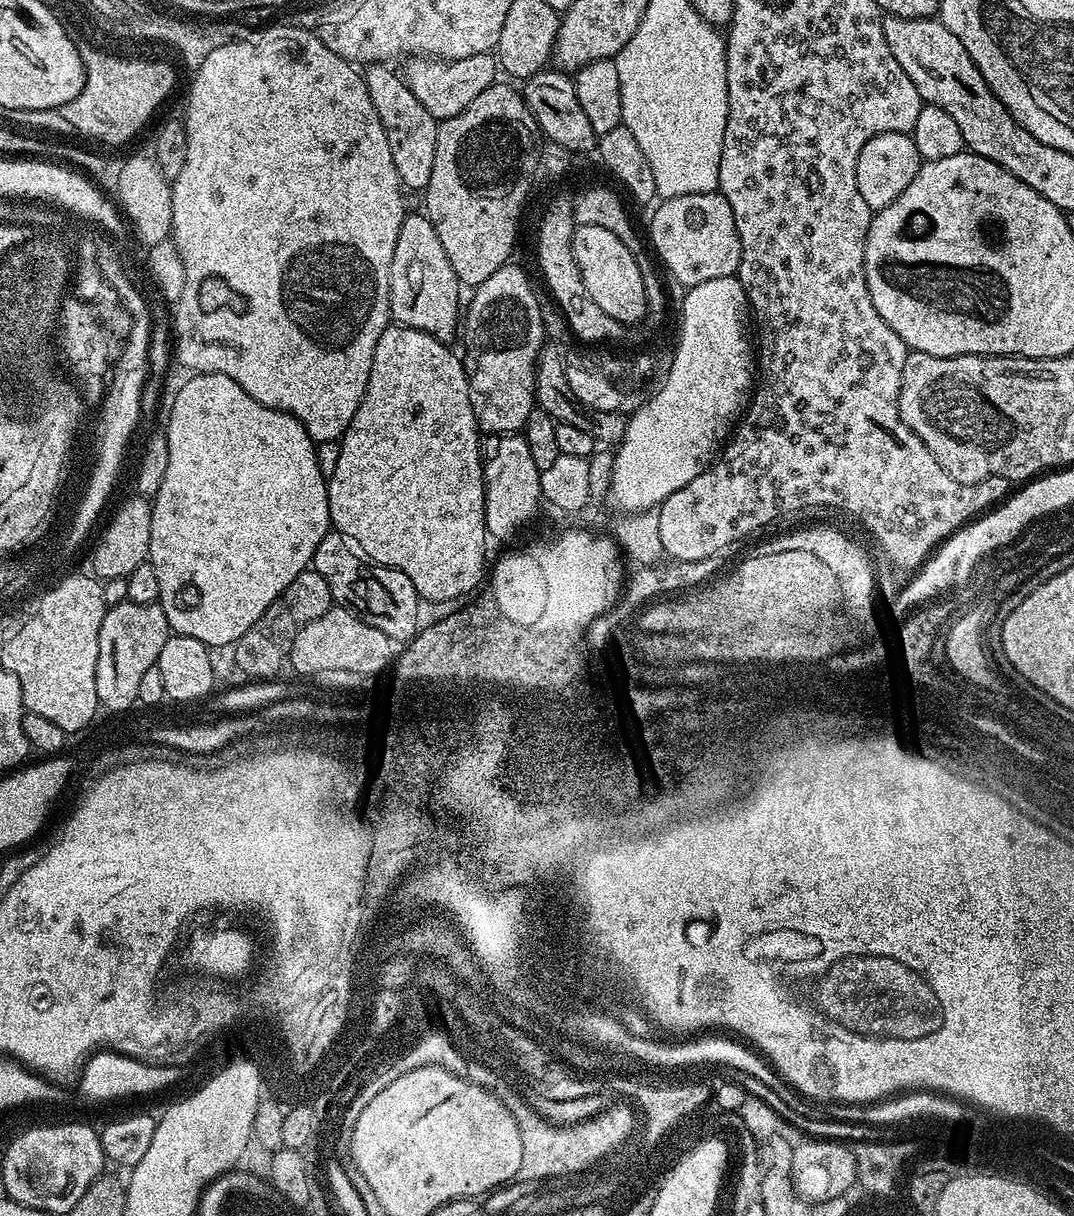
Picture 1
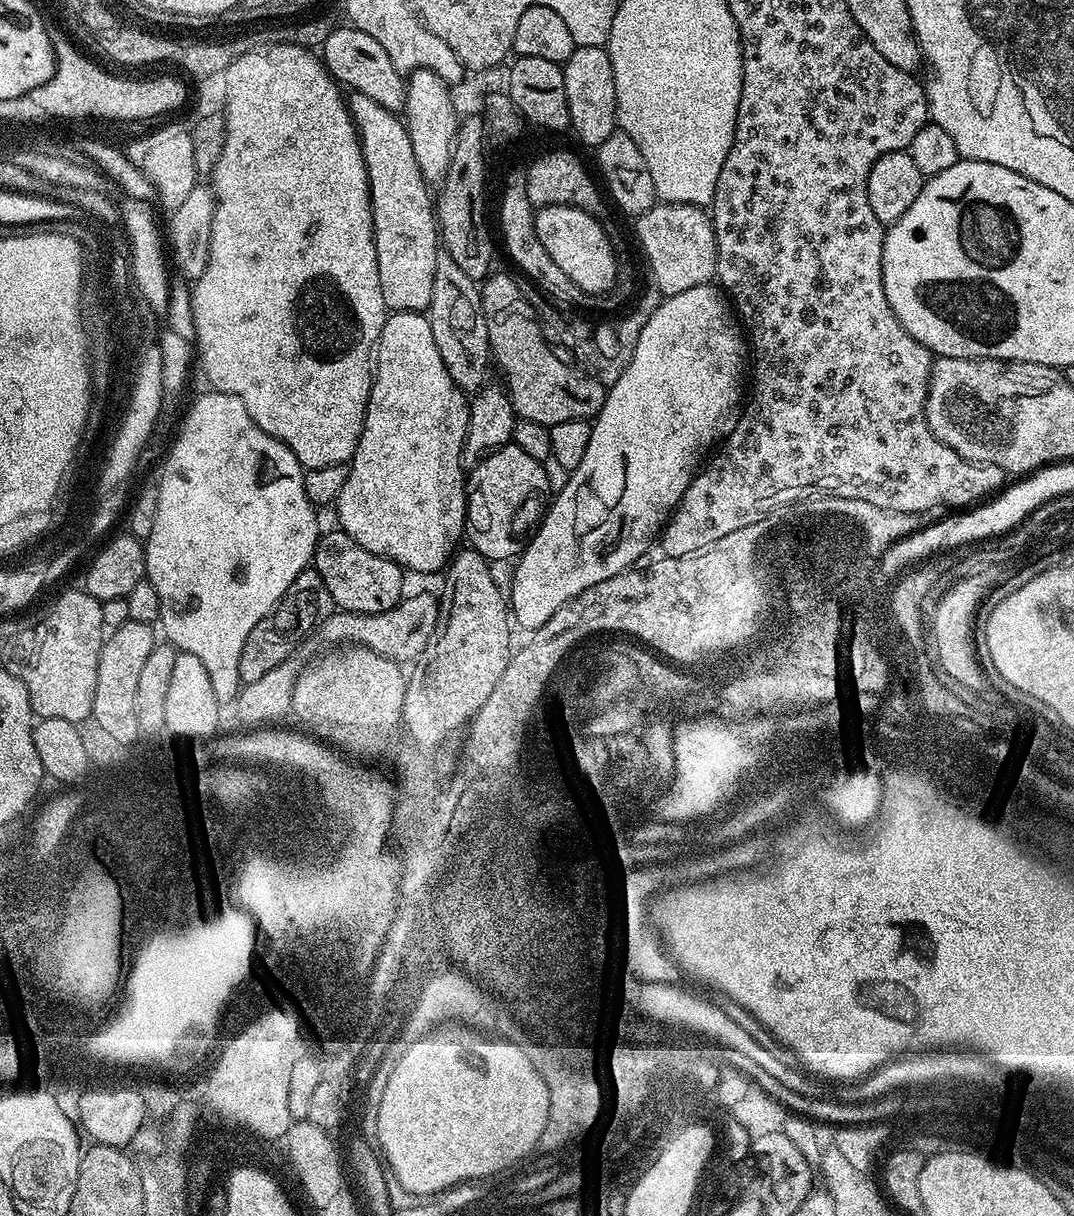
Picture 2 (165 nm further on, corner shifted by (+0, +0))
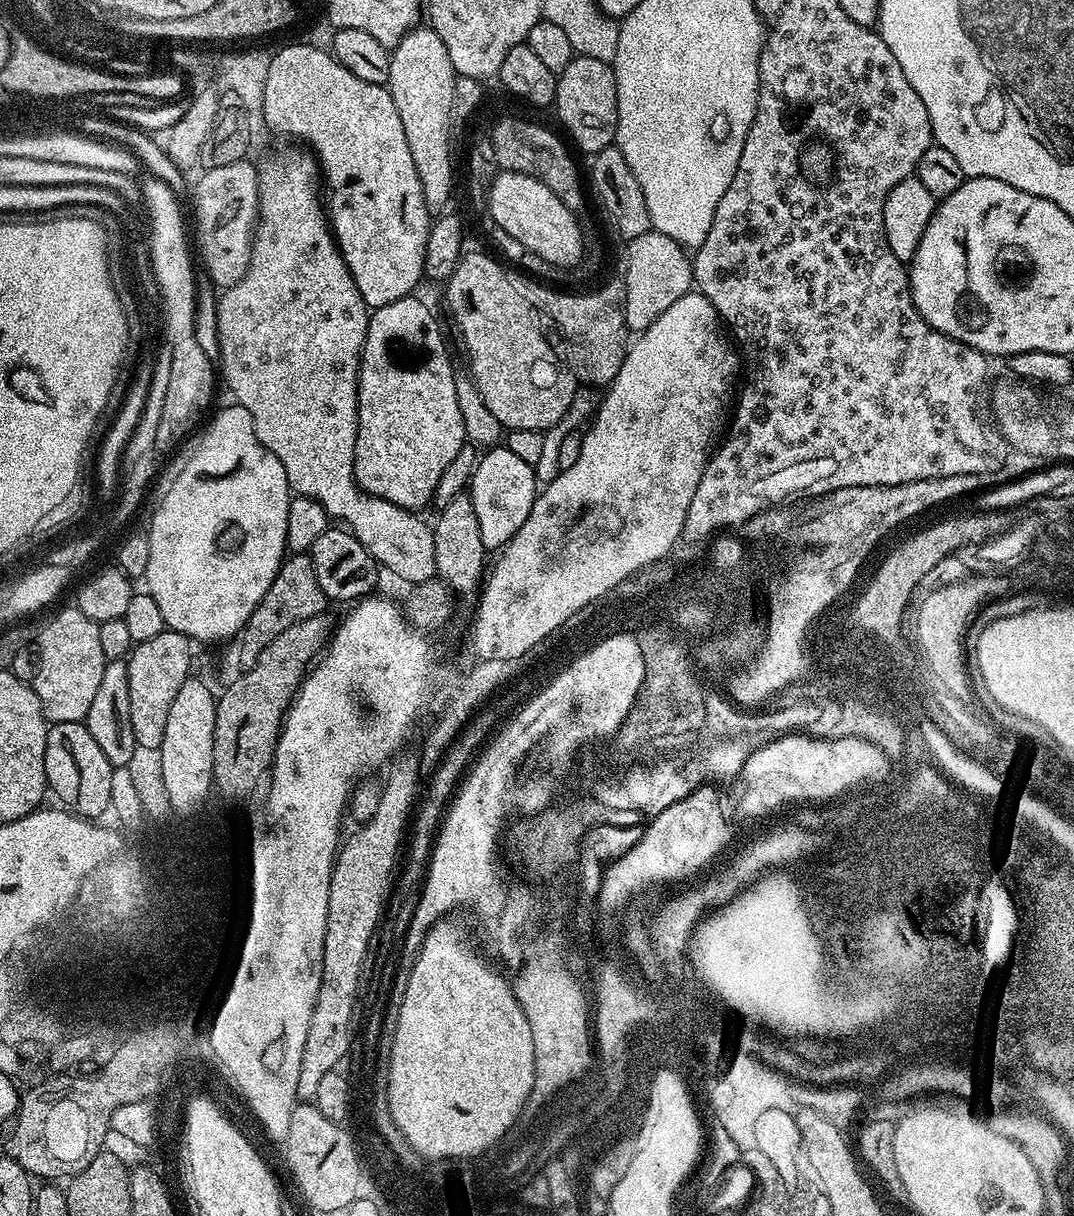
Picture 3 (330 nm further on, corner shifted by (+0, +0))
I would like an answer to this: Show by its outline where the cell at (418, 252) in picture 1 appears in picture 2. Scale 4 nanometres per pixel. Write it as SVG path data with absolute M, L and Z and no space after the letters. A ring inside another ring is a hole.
M352 92L347 101L348 112L360 134L362 158L366 162L378 254L378 282L382 286L385 309L424 312L434 294L434 262L438 251L433 193L414 159L414 146L410 146L410 134L403 119L384 106L378 106L374 98L366 98L366 94Z

